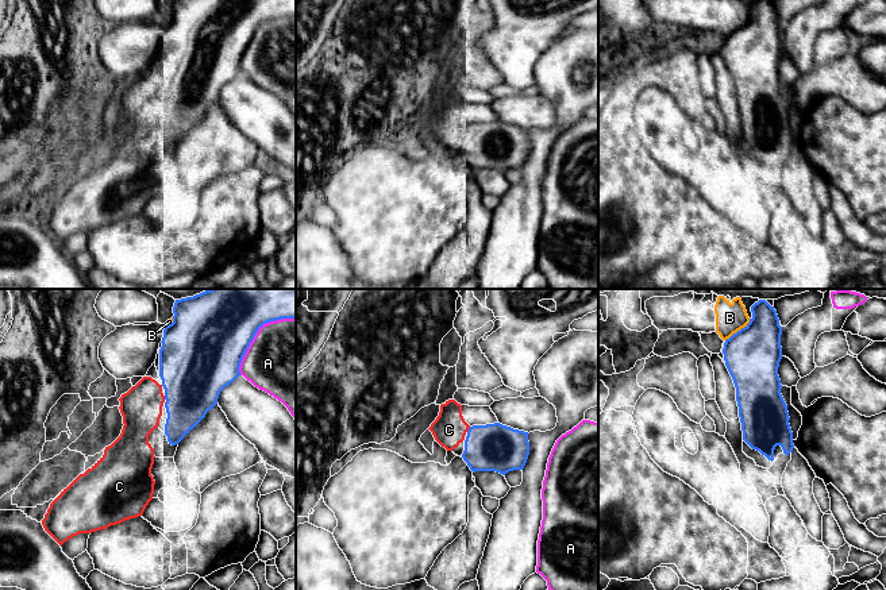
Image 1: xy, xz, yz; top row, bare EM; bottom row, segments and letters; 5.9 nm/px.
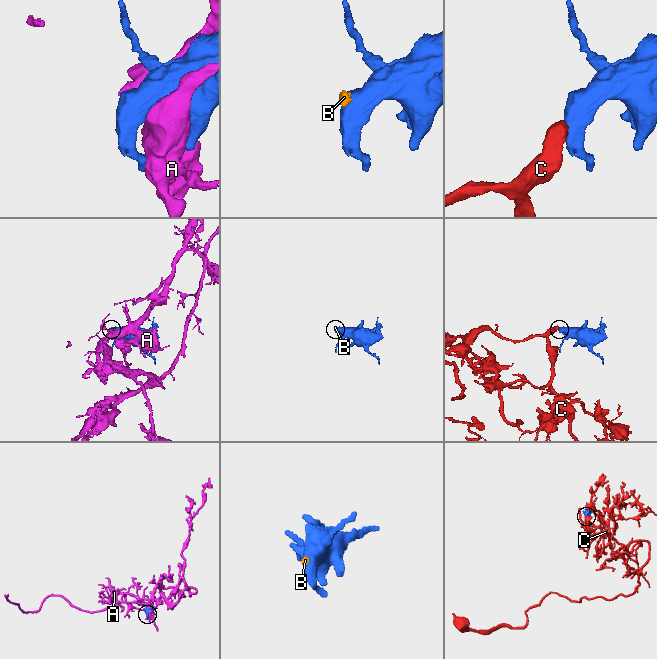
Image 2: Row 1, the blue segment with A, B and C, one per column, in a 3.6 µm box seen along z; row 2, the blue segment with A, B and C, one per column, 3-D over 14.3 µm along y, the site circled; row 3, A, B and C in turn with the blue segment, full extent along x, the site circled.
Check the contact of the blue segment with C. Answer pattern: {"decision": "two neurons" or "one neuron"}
{"decision": "one neuron"}

